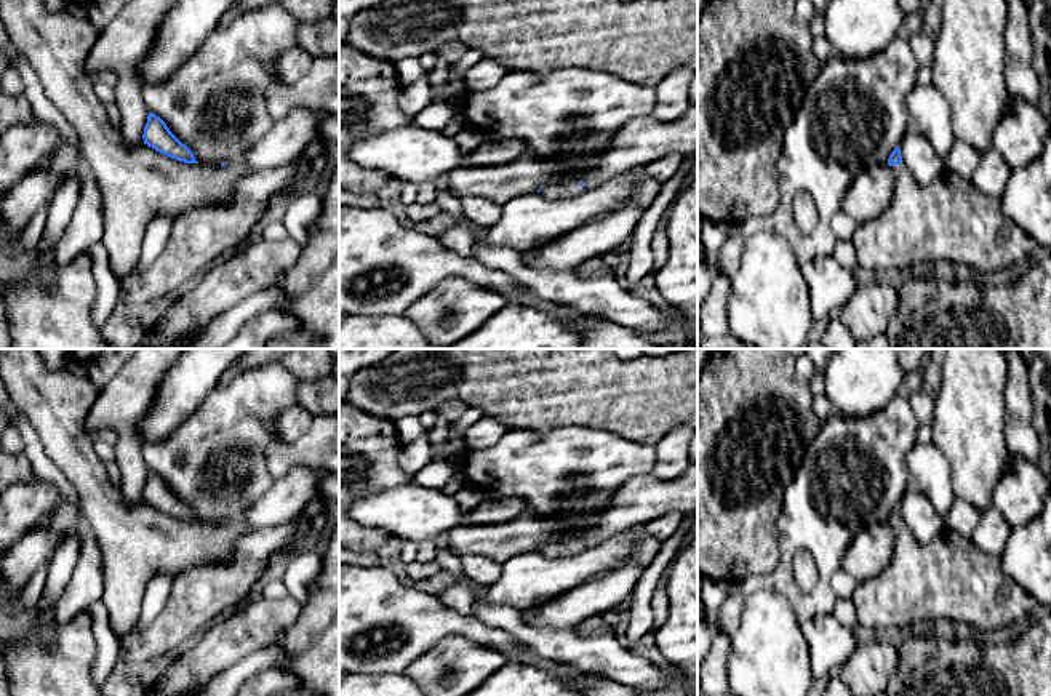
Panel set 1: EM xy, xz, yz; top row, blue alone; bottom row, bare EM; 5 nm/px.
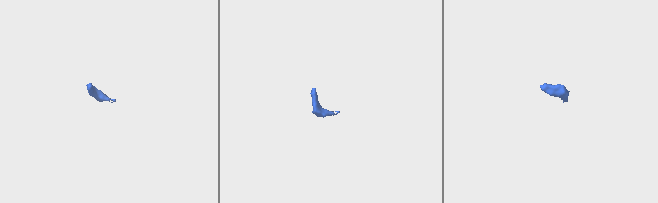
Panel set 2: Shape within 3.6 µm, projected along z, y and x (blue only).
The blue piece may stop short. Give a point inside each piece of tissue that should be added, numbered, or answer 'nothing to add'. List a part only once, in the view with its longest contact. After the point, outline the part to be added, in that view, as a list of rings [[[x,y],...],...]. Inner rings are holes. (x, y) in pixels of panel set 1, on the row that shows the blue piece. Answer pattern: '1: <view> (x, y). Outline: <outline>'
1: yz (951, 220). Outline: [[[904,163],[891,165],[891,171],[891,203],[872,221],[859,224],[853,234],[857,267],[873,275],[888,270],[910,274],[915,264],[933,267],[939,261],[949,261],[992,274],[1030,261],[1038,243],[1005,216],[1001,197],[989,197],[969,179],[949,171],[928,187],[918,186]]]

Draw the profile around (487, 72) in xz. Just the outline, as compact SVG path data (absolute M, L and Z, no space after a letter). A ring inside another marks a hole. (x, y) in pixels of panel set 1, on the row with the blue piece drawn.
M491 58L480 59L464 74L466 90L485 91L493 88L507 74L507 69Z

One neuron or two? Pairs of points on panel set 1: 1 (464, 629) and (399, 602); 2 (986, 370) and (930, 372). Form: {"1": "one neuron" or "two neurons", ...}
{"1": "one neuron", "2": "two neurons"}

